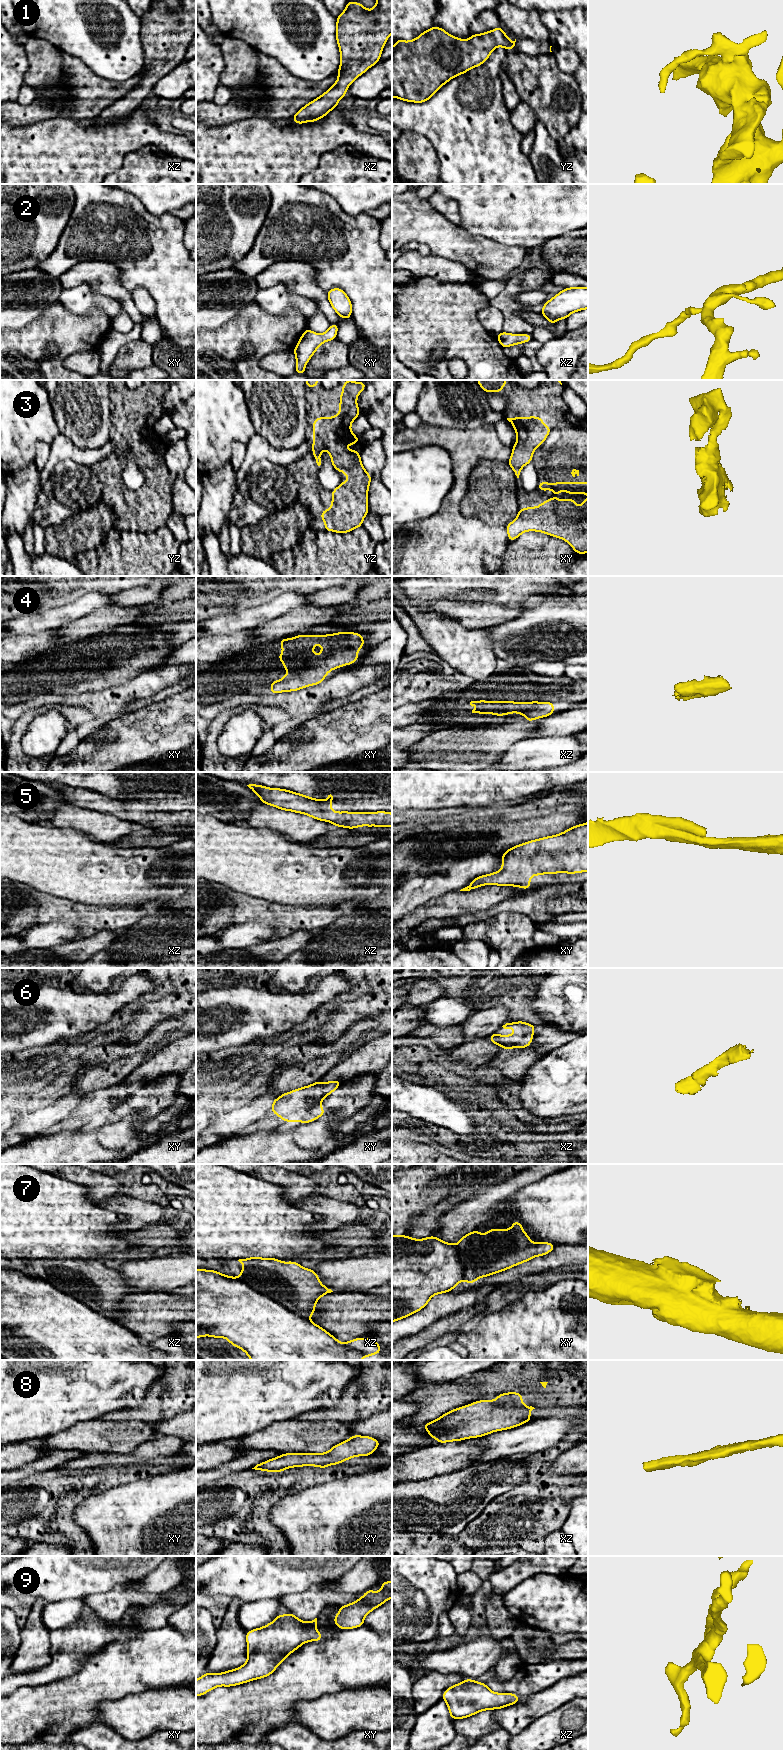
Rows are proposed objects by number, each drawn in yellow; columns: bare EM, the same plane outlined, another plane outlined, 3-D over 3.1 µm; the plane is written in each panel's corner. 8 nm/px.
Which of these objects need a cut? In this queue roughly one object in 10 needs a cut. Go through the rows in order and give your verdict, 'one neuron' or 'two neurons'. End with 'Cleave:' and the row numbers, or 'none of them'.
1: one neuron
2: one neuron
3: one neuron
4: one neuron
5: one neuron
6: one neuron
7: two neurons
8: one neuron
9: one neuron
Cleave: 7

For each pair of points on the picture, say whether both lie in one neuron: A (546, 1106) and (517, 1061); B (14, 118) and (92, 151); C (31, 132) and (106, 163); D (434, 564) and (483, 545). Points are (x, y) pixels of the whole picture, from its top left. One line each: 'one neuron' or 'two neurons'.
A: two neurons
B: two neurons
C: one neuron
D: one neuron

